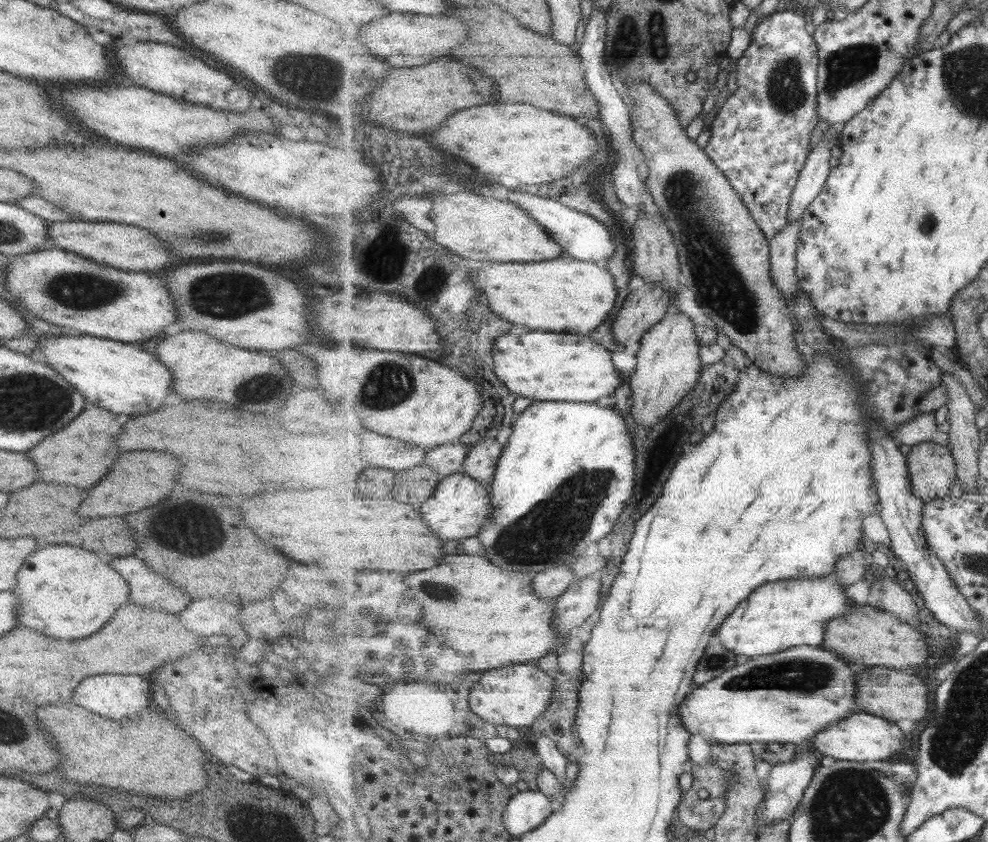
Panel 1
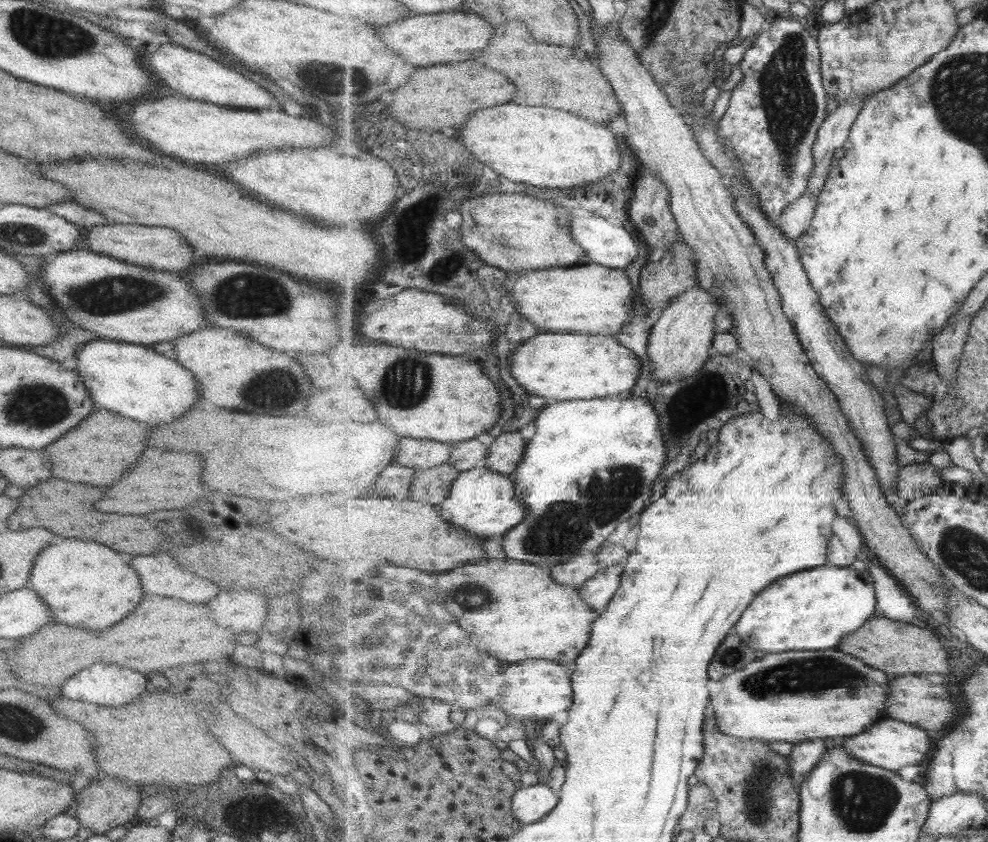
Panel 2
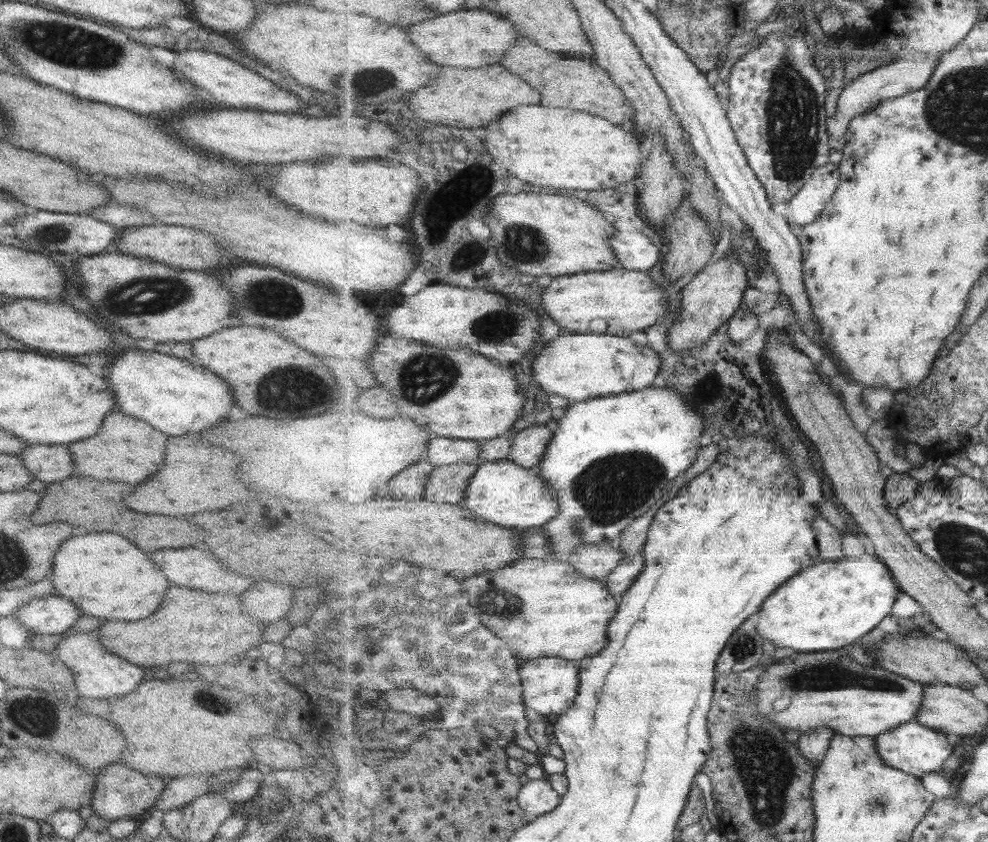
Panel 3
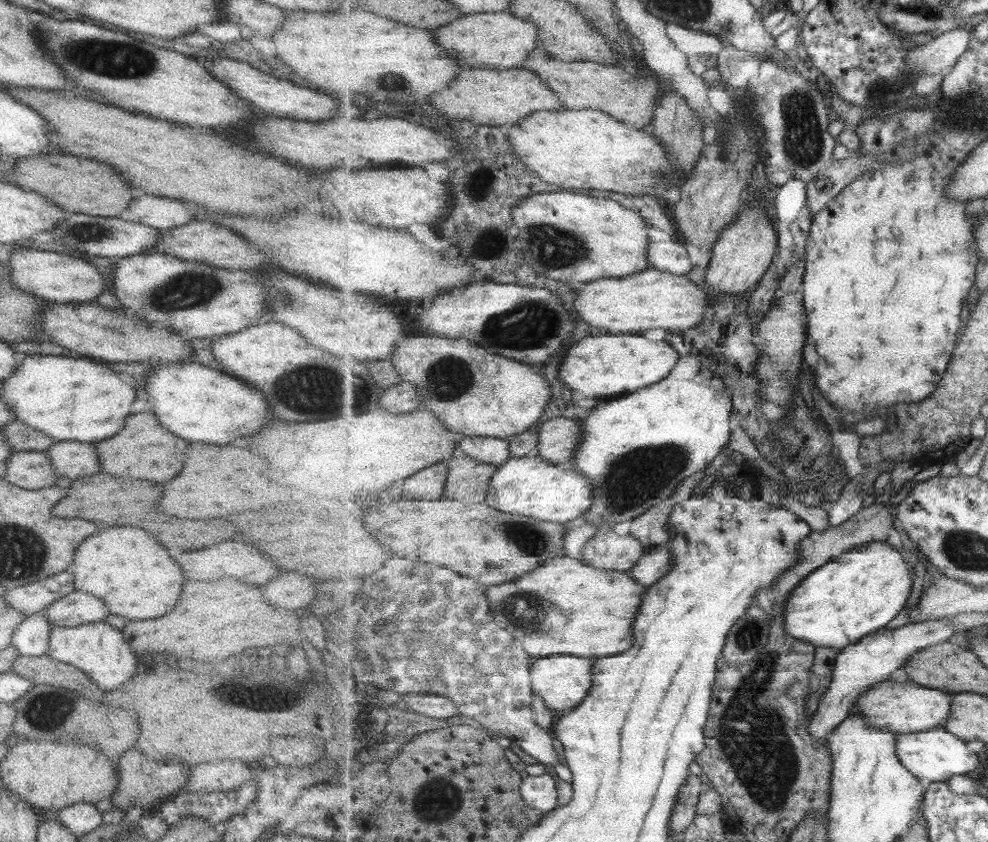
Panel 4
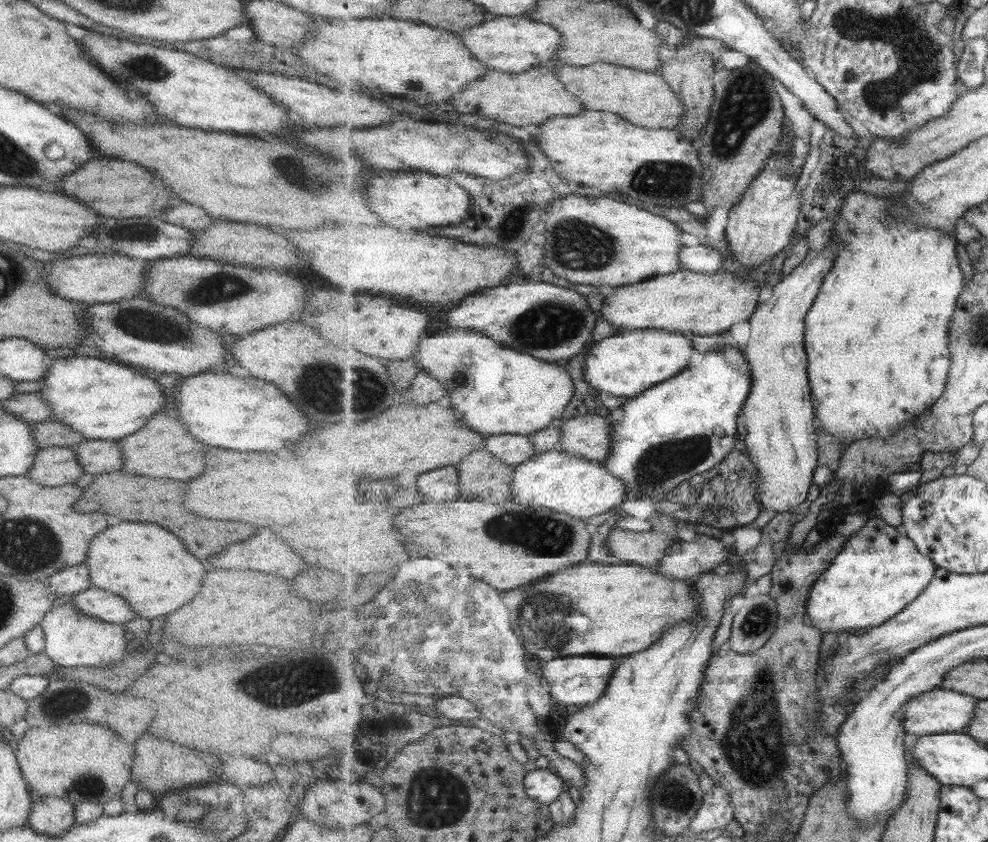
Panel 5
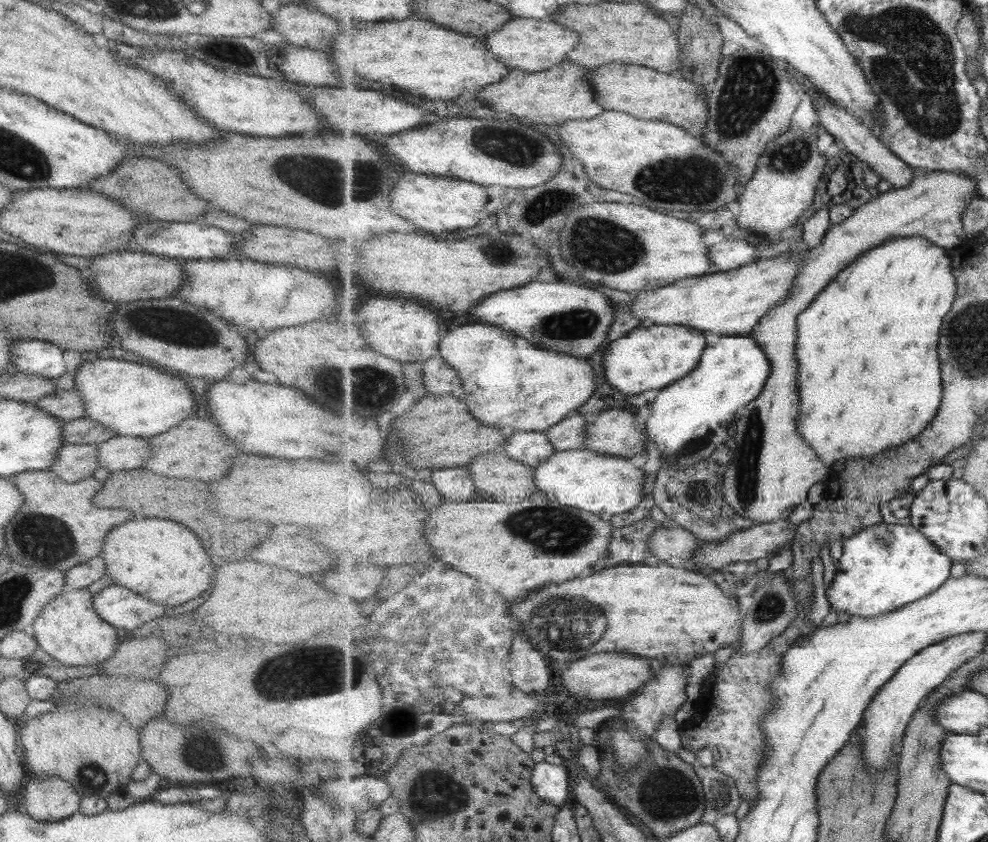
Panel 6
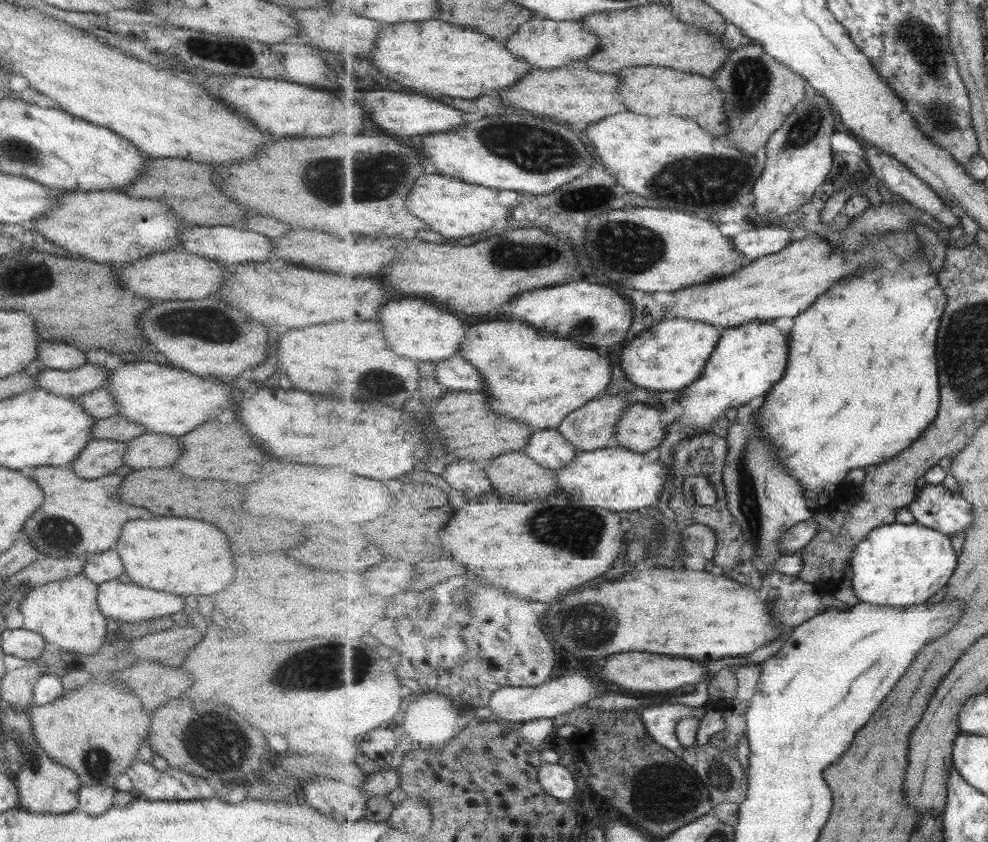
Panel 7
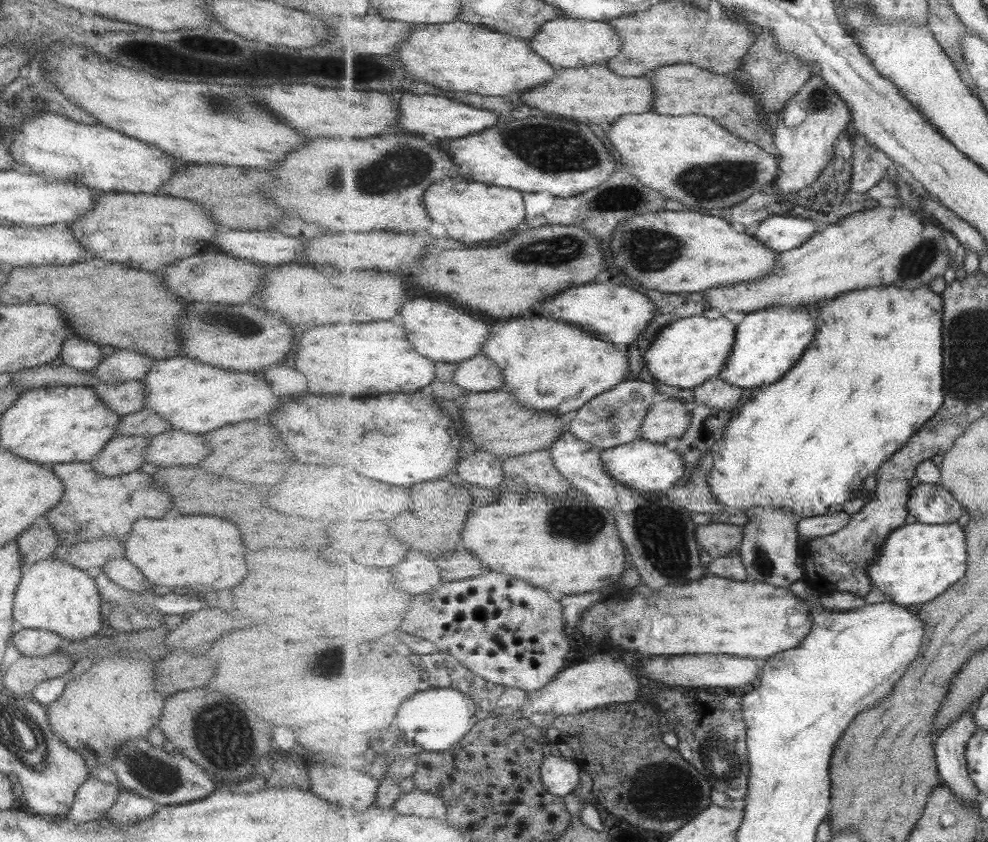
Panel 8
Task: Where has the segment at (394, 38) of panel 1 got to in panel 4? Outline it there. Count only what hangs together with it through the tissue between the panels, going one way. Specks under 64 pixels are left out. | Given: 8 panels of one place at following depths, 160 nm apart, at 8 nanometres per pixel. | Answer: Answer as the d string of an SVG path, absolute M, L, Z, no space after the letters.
M508 10L495 13L475 13L462 15L451 24L437 30L437 42L449 52L457 50L467 56L469 68L487 68L487 70L507 70L523 67L529 53L537 47L538 26L526 19L513 16Z

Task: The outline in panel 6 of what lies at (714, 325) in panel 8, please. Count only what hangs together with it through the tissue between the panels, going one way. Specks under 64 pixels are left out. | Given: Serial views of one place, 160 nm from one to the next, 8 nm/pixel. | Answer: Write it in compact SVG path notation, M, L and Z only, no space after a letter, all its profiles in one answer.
M656 325L635 328L630 335L613 342L605 350L605 374L611 383L623 394L641 394L645 390L661 390L685 378L698 367L707 340L703 332L687 326Z

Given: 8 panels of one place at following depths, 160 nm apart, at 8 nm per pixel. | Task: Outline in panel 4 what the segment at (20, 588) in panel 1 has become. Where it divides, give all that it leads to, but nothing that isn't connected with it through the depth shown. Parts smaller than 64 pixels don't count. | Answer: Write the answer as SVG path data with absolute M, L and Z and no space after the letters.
M115 526L87 536L75 550L69 569L77 592L86 592L104 602L108 614L128 620L163 616L181 594L183 575L179 565L141 528Z

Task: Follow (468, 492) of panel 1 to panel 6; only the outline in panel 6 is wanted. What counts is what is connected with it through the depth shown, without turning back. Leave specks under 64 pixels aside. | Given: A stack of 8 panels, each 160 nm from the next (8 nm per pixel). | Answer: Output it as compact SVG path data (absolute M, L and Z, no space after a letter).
M587 448L557 451L535 468L536 488L549 500L593 514L626 514L643 500L645 474L629 458L599 454Z

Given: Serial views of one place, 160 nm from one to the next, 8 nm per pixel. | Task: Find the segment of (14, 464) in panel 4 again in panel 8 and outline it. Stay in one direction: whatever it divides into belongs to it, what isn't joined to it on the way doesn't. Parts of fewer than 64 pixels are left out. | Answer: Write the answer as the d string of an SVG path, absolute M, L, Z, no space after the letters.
M114 435L90 462L99 476L114 477L137 471L144 463L144 448L150 437Z

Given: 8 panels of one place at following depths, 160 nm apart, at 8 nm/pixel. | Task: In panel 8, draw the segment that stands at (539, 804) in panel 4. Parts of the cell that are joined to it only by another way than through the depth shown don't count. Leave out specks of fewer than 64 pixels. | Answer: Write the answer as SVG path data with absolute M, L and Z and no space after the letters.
M548 756L542 767L542 780L551 794L565 797L575 792L581 784L581 772L576 760L560 756Z

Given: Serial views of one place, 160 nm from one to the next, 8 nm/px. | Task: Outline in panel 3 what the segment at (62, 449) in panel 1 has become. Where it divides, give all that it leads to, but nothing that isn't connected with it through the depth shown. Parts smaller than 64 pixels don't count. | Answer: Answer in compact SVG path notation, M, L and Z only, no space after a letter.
M114 411L103 417L95 434L67 443L66 447L73 460L73 474L137 484L161 468L163 433L138 418Z

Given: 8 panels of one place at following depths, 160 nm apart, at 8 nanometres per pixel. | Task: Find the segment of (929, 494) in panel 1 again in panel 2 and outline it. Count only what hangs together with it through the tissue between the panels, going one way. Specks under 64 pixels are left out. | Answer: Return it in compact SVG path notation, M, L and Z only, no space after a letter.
M929 461L913 463L901 467L897 492L900 497L912 501L920 496L935 494L943 483L943 474Z

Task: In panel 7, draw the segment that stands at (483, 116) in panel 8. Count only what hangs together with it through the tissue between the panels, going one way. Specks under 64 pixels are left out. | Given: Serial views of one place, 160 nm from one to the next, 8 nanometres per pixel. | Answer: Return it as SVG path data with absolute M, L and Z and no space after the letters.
M373 90L363 96L363 106L367 114L371 116L371 122L375 122L379 128L383 128L387 134L395 136L421 136L430 135L466 125L463 112L449 107L447 104L429 100L425 96L411 96L391 90Z

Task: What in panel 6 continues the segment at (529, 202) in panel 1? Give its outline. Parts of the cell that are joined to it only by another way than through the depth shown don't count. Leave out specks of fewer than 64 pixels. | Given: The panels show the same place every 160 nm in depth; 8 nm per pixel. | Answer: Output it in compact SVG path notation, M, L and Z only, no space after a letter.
M717 232L703 236L711 256L711 273L733 271L756 261L757 250L747 240L723 240L717 242Z

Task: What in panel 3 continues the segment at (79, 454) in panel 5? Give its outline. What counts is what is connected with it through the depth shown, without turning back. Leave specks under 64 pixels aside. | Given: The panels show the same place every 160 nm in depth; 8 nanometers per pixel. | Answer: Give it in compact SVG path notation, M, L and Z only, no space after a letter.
M27 445L15 455L32 478L47 484L73 474L66 445Z

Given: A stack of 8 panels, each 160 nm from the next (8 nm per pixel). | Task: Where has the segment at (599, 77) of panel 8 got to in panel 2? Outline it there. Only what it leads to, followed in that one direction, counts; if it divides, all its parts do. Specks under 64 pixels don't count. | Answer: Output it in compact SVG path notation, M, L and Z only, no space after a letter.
M467 60L457 64L443 64L443 66L429 66L429 68L417 68L413 78L407 82L407 86L401 86L393 94L393 104L389 106L391 112L395 112L397 118L403 118L407 126L411 128L435 128L441 130L445 126L457 126L463 124L471 110L481 110L487 106L497 106L513 100L515 86L499 72L489 70L485 72L485 66Z

